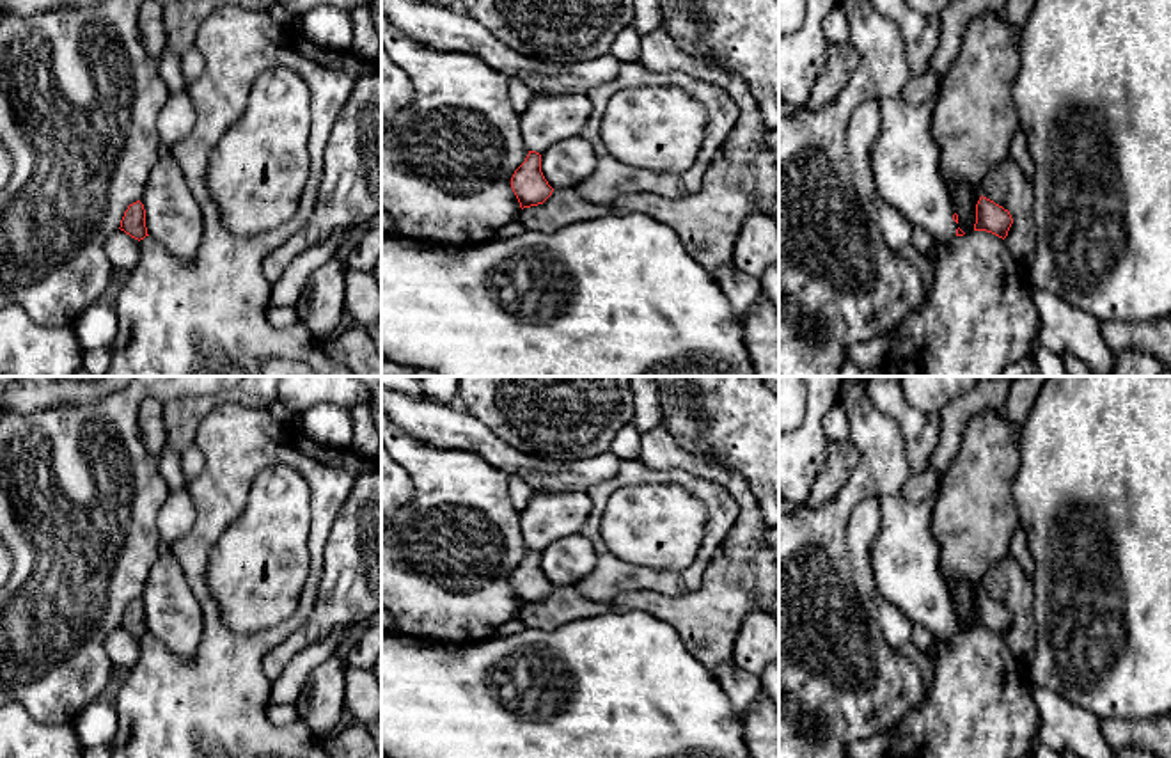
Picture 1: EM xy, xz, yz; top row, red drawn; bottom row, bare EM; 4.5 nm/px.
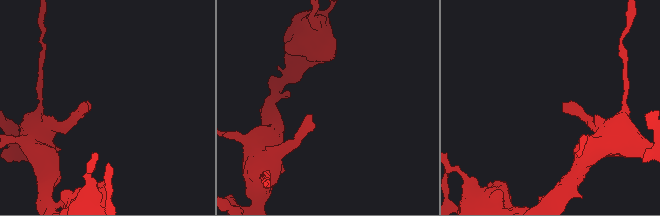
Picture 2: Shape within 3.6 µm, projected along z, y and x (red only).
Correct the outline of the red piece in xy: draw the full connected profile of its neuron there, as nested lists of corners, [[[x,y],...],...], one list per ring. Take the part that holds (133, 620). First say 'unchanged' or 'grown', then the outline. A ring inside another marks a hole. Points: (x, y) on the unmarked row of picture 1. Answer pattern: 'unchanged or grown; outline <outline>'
unchanged; outline [[[140,598],[128,604],[119,627],[138,639],[149,634],[145,625],[145,607]]]

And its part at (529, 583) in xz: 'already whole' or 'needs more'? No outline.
needs more

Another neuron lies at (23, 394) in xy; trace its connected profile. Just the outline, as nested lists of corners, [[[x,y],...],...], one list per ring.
[[[0,376],[0,415],[57,407],[85,408],[124,389],[133,376]]]

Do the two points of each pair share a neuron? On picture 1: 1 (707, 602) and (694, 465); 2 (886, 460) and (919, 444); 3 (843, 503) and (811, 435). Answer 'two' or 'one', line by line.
1: one
2: two
3: two

